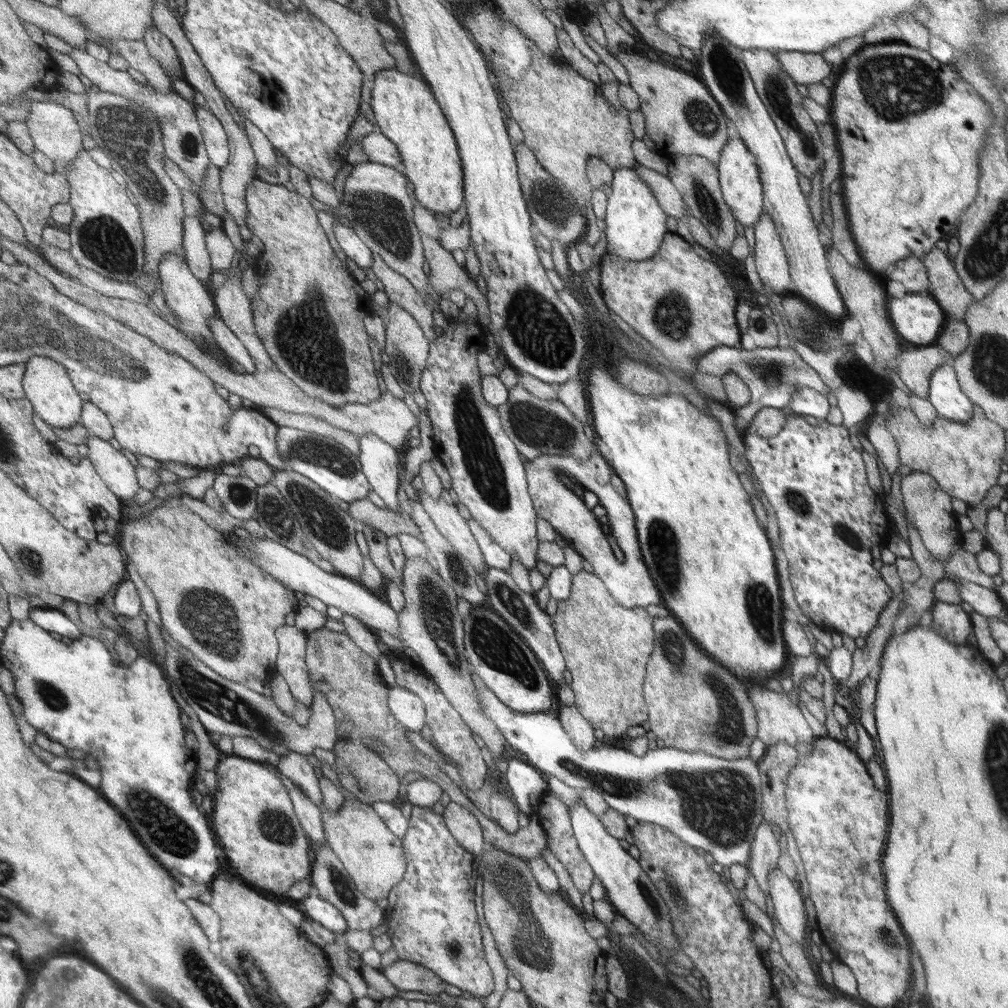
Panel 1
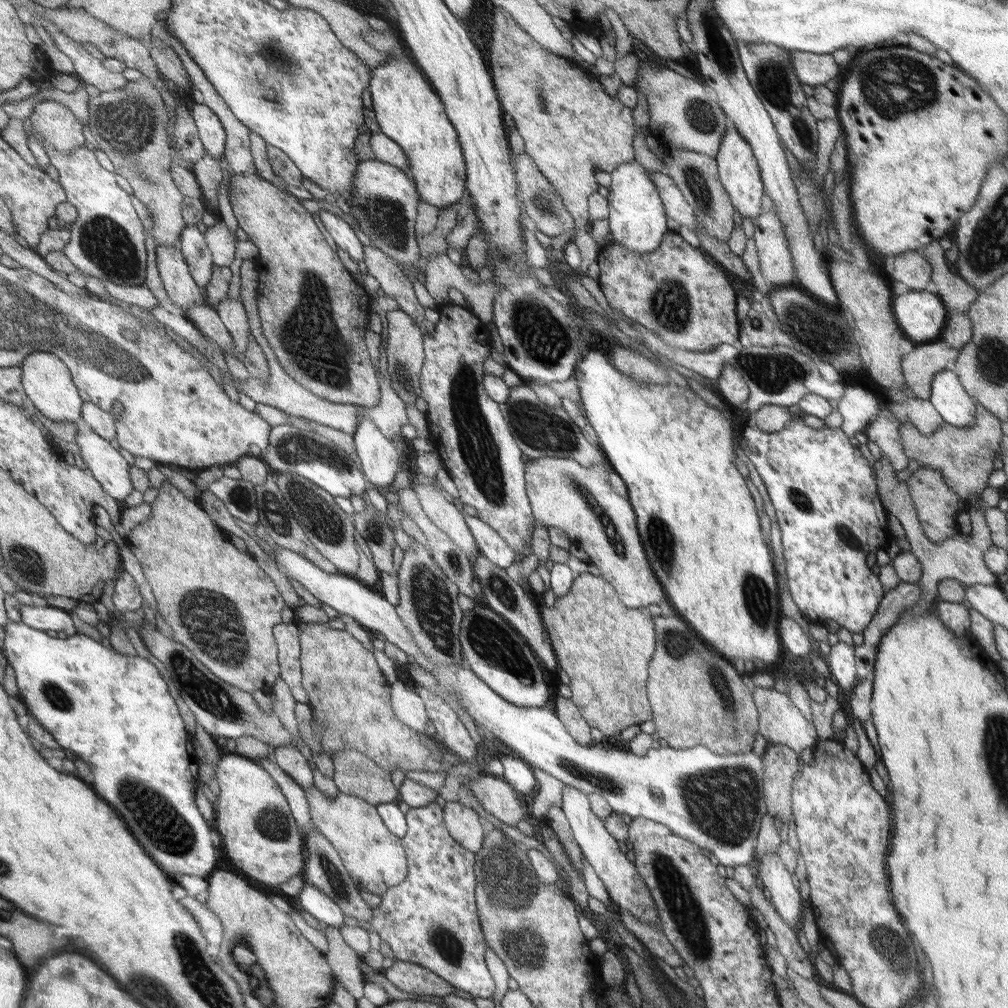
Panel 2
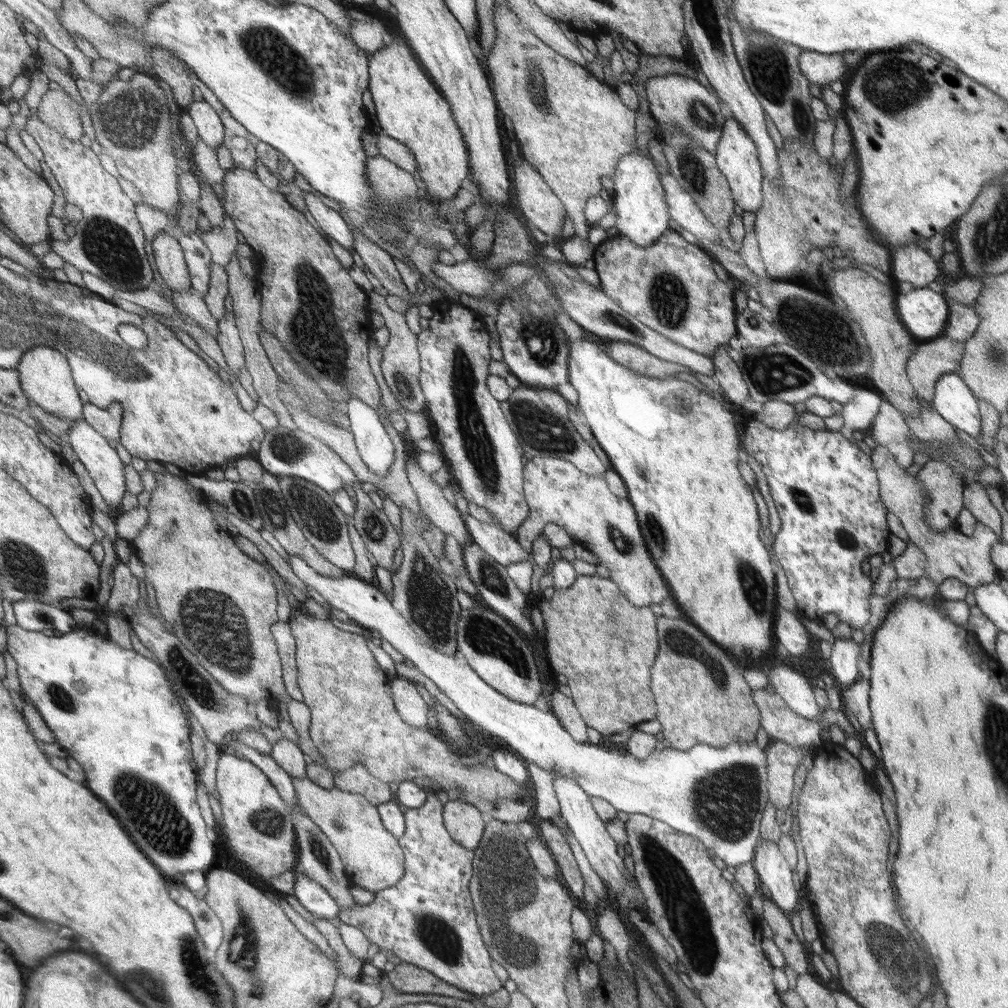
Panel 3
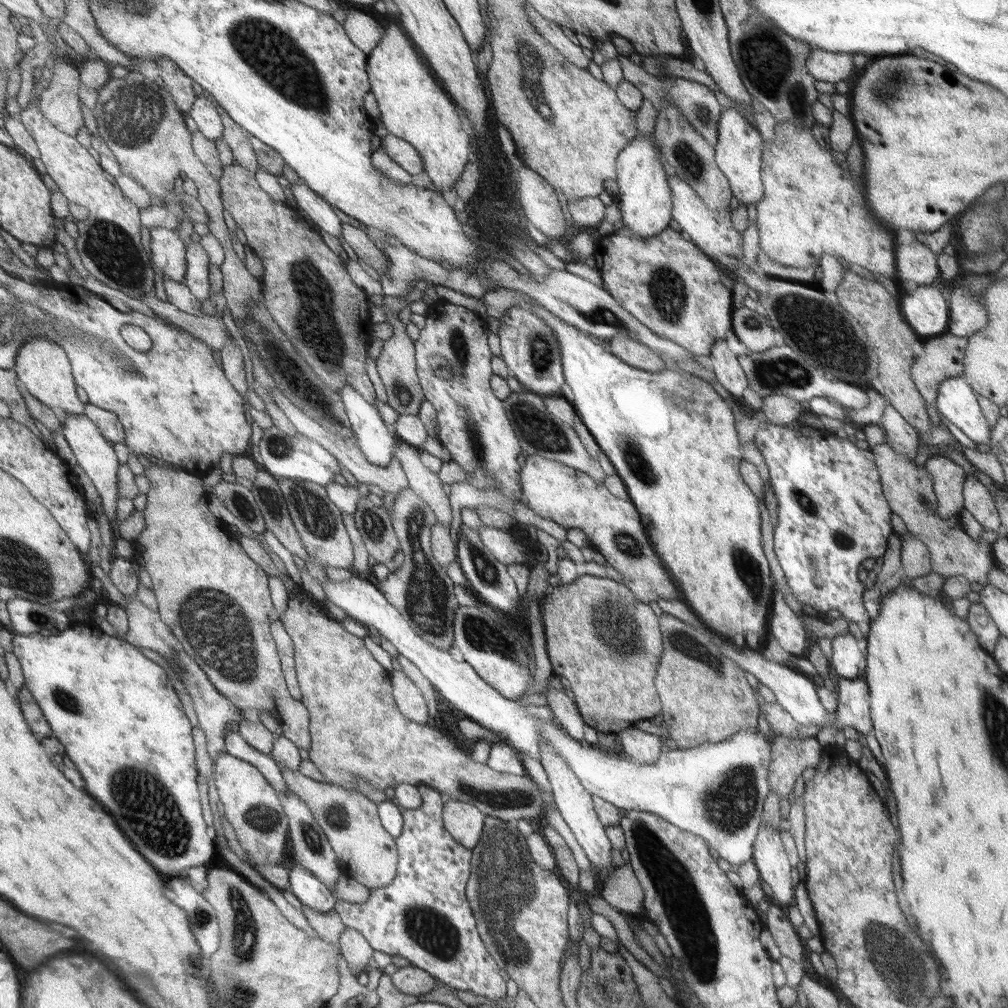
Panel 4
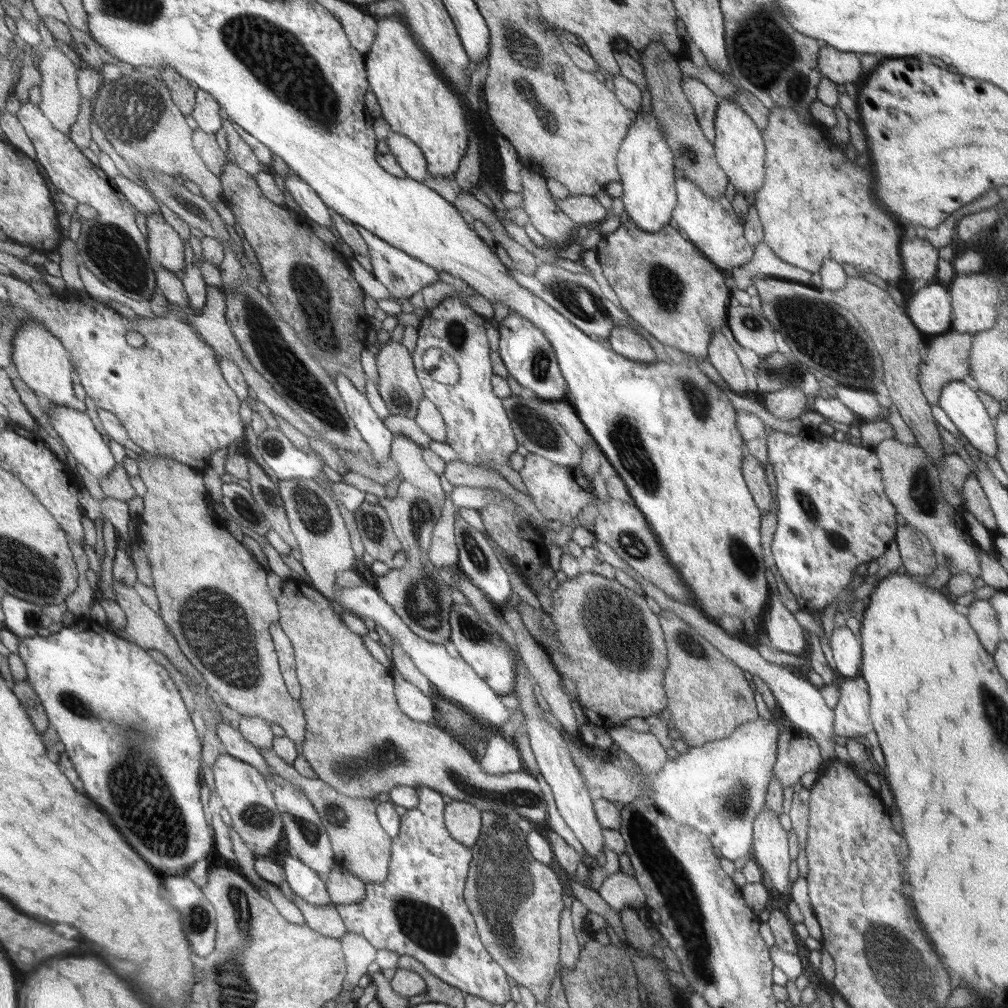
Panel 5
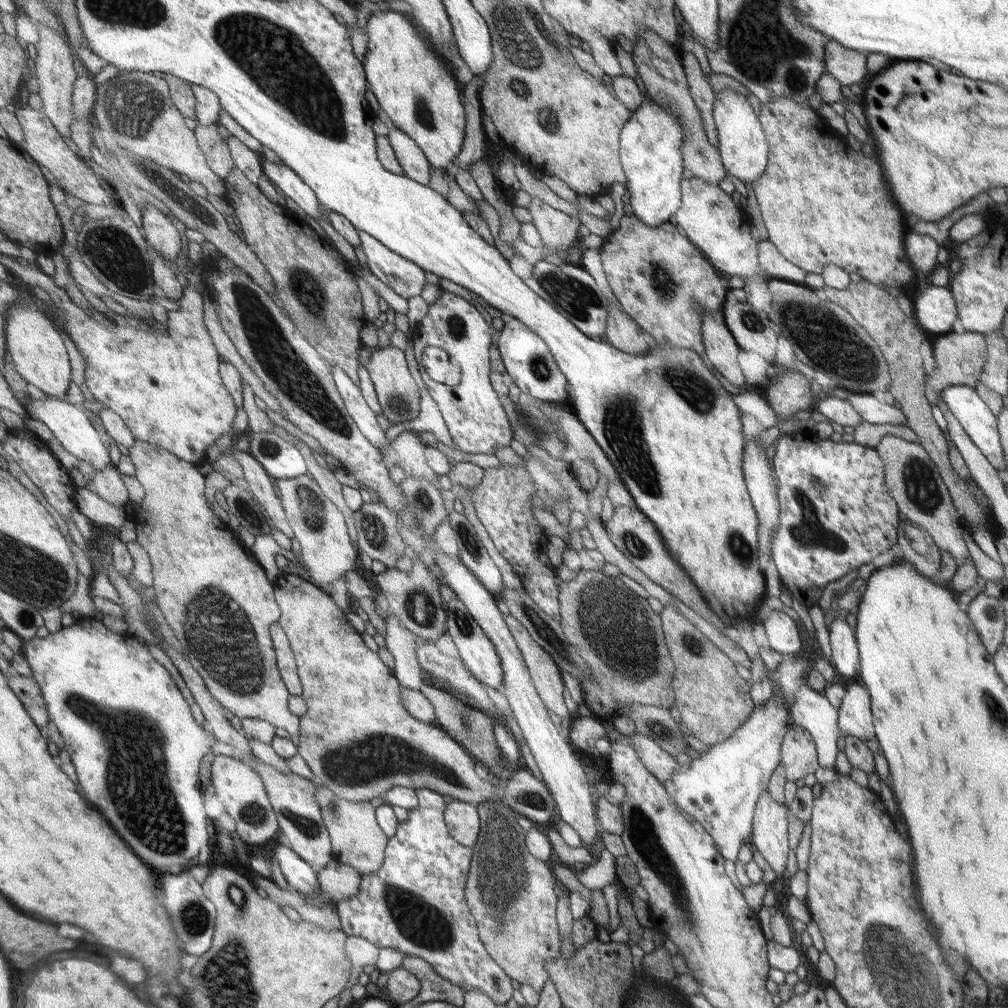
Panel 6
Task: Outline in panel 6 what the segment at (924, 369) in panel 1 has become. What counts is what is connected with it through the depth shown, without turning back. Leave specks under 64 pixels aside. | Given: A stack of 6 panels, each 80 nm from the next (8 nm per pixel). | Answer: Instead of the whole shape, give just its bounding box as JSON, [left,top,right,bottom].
[924,331,986,405]

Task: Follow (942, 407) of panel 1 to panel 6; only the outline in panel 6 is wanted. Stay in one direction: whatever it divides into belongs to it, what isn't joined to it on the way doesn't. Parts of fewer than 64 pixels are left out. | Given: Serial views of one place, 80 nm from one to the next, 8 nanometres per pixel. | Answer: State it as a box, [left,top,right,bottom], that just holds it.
[941,384,1005,471]

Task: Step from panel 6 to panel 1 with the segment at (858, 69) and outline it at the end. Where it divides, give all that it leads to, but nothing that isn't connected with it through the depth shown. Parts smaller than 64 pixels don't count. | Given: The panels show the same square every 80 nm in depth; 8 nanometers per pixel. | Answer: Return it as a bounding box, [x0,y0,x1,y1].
[775,51,831,84]

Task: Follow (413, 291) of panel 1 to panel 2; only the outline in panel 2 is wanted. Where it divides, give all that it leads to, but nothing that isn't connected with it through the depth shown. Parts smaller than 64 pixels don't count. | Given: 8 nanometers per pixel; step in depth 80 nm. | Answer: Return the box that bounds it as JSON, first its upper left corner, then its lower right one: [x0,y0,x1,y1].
[364,245,425,331]

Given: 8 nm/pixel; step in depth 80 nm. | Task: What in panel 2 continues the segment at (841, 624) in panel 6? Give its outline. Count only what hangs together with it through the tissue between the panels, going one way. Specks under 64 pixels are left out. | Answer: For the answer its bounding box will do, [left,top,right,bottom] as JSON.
[825,641,857,695]

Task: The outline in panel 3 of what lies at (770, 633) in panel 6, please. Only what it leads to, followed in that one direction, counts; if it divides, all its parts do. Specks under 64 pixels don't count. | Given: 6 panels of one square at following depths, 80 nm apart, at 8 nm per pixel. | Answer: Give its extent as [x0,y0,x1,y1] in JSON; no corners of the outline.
[774,609,809,656]

